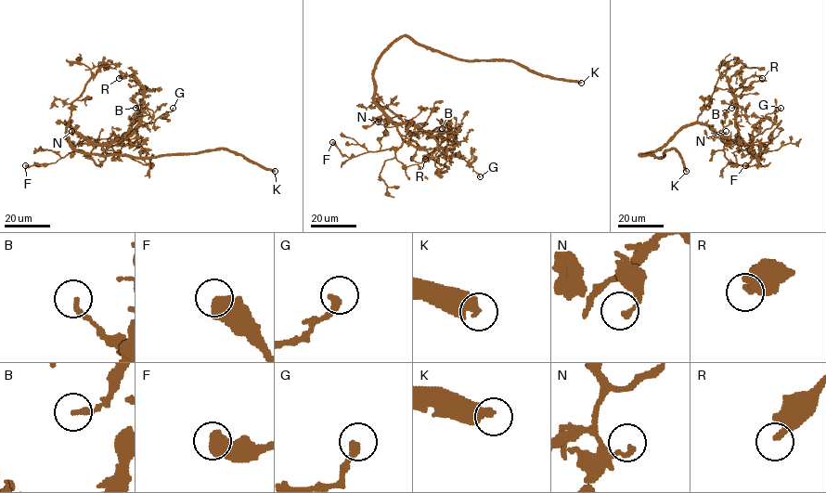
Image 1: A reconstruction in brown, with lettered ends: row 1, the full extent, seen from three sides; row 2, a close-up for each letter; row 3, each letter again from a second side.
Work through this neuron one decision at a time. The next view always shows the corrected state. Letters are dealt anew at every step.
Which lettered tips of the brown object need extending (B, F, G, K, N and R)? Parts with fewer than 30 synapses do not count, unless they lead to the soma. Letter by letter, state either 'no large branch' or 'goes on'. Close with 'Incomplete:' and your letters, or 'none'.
B: no large branch
F: no large branch
G: no large branch
K: goes on
N: no large branch
R: no large branch
Incomplete: K

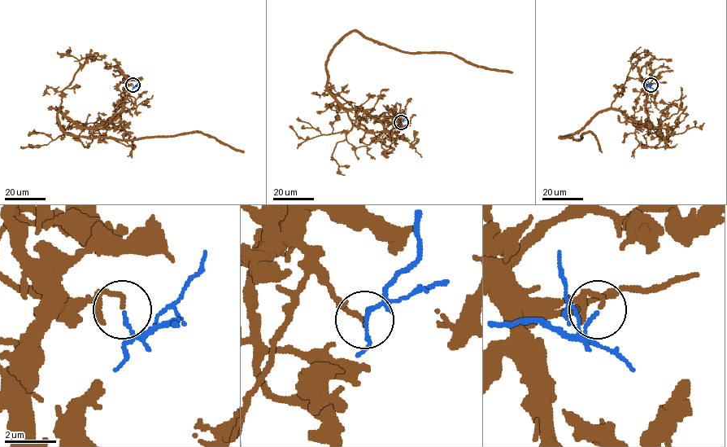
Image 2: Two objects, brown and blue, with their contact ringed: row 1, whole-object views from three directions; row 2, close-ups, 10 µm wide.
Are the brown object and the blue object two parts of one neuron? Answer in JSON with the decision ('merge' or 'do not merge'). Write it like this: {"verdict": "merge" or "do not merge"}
{"verdict": "do not merge"}

